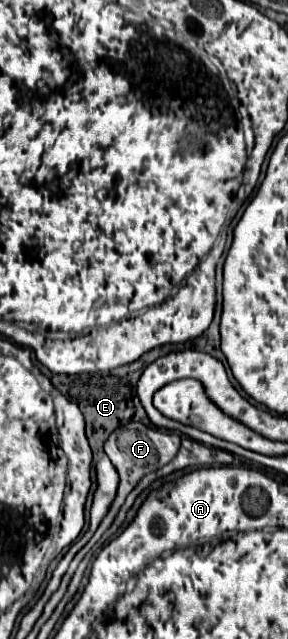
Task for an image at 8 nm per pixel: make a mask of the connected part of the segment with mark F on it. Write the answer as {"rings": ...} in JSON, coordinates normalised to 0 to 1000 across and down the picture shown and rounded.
{"rings":[[[441,662],[441,665],[420,665],[413,671],[399,671],[378,687],[365,690],[365,709],[372,715],[385,718],[385,725],[399,728],[413,746],[420,746],[420,756],[413,756],[413,768],[406,768],[406,778],[399,778],[399,787],[385,790],[372,809],[358,812],[358,822],[351,828],[330,834],[330,840],[358,837],[378,822],[392,818],[406,800],[420,797],[420,790],[434,787],[441,775],[476,762],[476,756],[510,743],[510,740],[531,740],[545,734],[559,734],[573,725],[587,725],[615,706],[628,700],[628,681],[615,678],[594,678],[594,674],[559,674],[559,671],[538,671],[538,668],[510,668],[497,662]]]}

